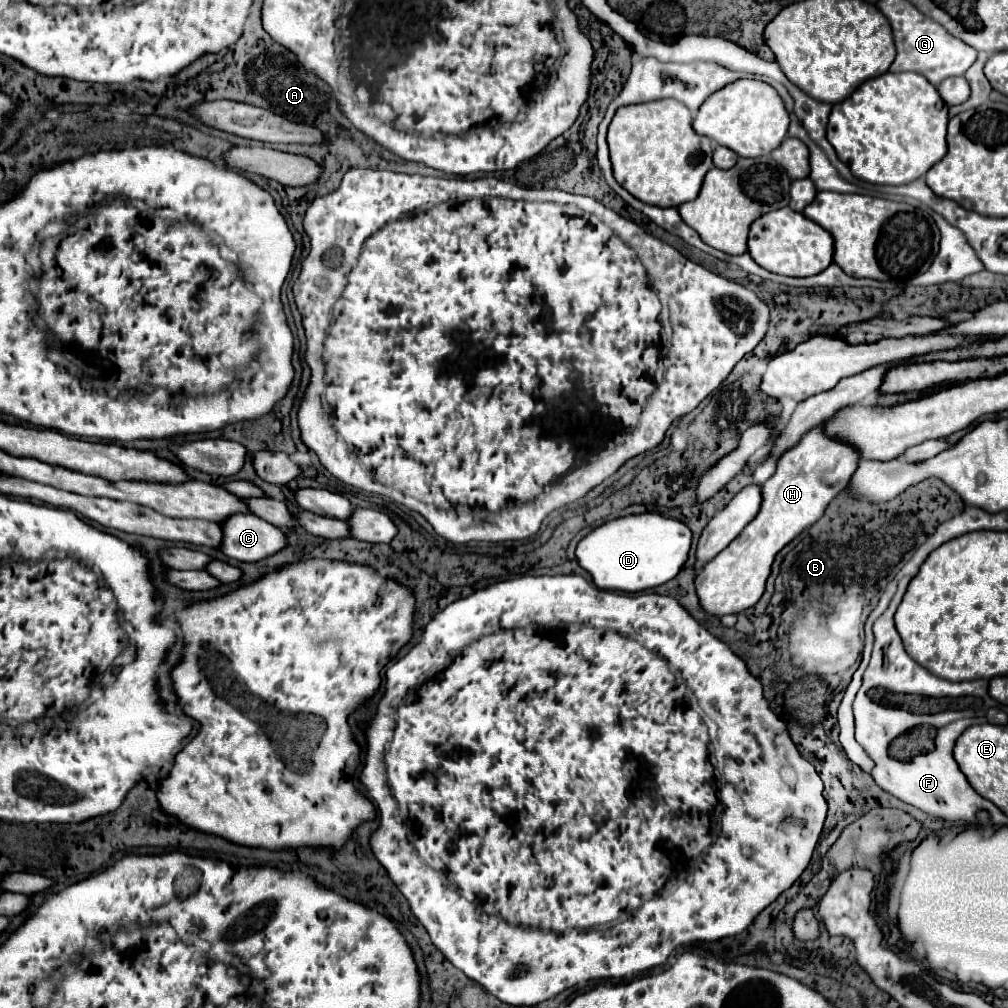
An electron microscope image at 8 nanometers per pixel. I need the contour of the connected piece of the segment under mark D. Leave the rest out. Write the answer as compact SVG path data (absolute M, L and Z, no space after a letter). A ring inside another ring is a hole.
M647 512L605 522L589 532L577 546L579 564L593 576L593 582L603 590L643 592L673 580L687 562L691 550L691 530L673 518Z

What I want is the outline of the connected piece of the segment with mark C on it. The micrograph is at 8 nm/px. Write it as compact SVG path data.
M237 514L223 524L221 552L241 562L259 562L287 548L287 536L281 528L257 518L255 514Z

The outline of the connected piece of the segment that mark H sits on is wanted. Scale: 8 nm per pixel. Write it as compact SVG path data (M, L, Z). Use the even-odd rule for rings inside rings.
M823 426L809 430L795 448L787 450L777 460L775 474L763 484L763 502L761 502L761 510L755 516L755 520L751 520L751 524L747 524L745 530L723 552L719 552L713 560L709 560L697 574L695 588L699 594L701 606L709 614L715 614L715 616L743 612L743 610L751 608L765 592L765 582L769 578L771 564L773 564L777 552L823 516L829 502L849 484L851 476L855 474L855 468L859 466L859 460L861 460L861 456L859 456L859 452L855 452L855 448L851 448L851 444L839 444L839 440L831 440L831 436L827 436Z

